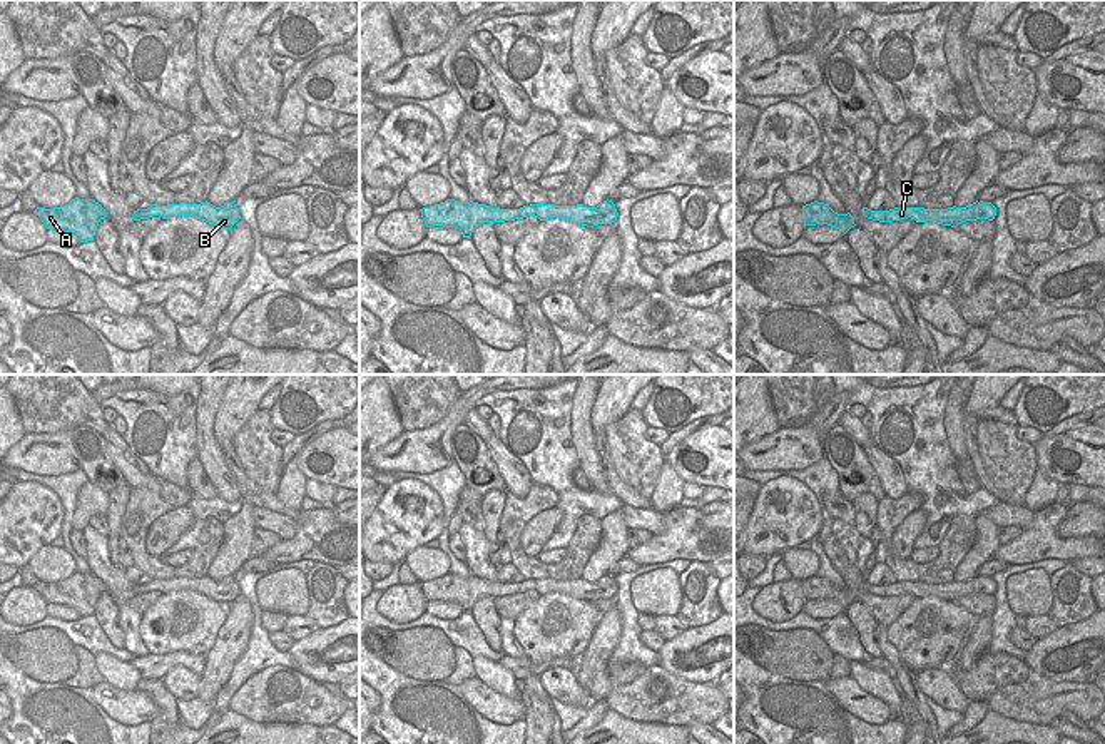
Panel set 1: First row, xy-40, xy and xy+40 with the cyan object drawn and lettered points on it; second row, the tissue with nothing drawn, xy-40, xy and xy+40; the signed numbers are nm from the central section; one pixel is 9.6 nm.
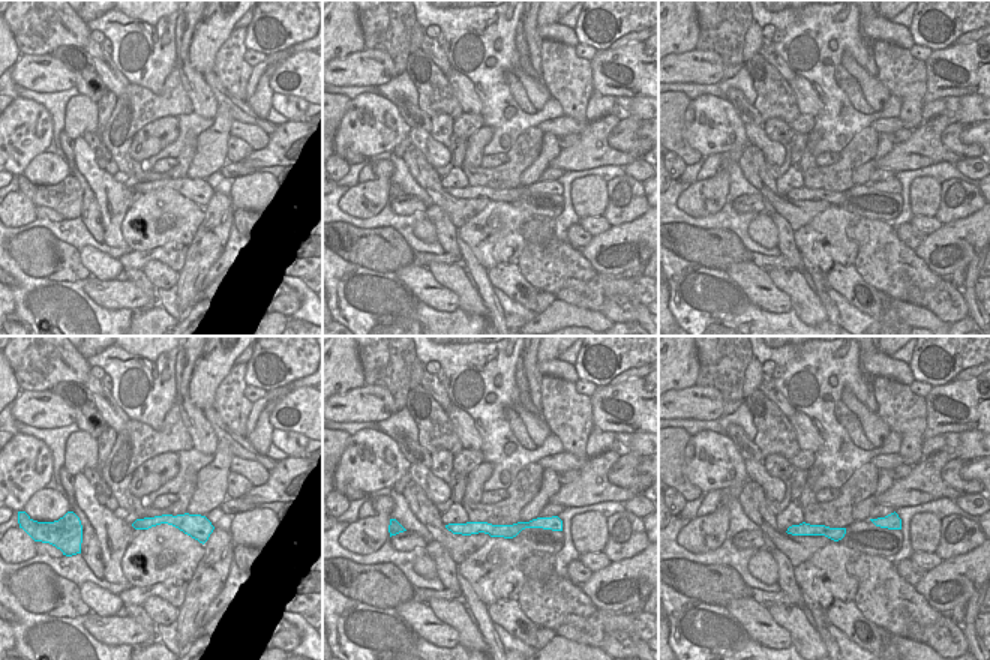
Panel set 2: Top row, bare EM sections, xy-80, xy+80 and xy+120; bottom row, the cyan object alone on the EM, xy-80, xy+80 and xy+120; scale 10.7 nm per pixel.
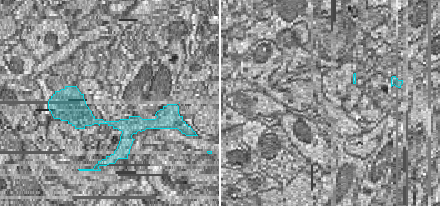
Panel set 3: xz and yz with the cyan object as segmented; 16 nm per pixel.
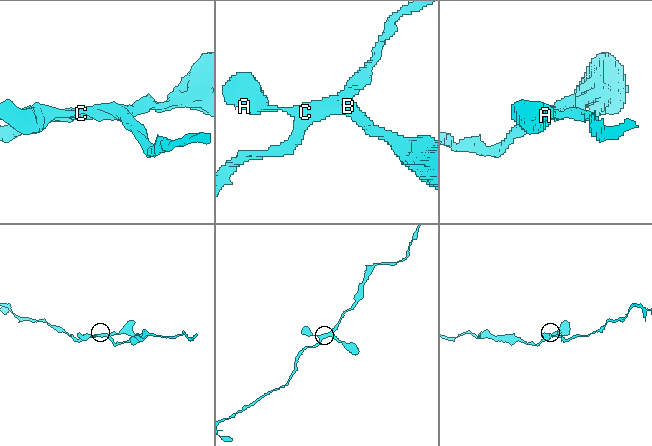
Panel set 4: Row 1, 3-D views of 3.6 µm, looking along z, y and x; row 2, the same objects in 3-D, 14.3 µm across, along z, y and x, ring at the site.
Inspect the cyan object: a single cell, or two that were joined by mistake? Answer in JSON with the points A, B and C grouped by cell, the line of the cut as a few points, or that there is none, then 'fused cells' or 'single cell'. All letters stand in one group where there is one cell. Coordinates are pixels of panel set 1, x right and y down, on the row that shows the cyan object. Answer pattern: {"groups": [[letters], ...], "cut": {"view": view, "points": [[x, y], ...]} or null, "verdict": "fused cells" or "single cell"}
{"groups": [["A", "B", "C"]], "cut": null, "verdict": "single cell"}

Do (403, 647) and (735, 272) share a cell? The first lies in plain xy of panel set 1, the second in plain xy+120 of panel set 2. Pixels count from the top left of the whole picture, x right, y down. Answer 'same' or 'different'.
different

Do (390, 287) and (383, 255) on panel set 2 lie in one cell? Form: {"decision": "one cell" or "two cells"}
{"decision": "two cells"}

